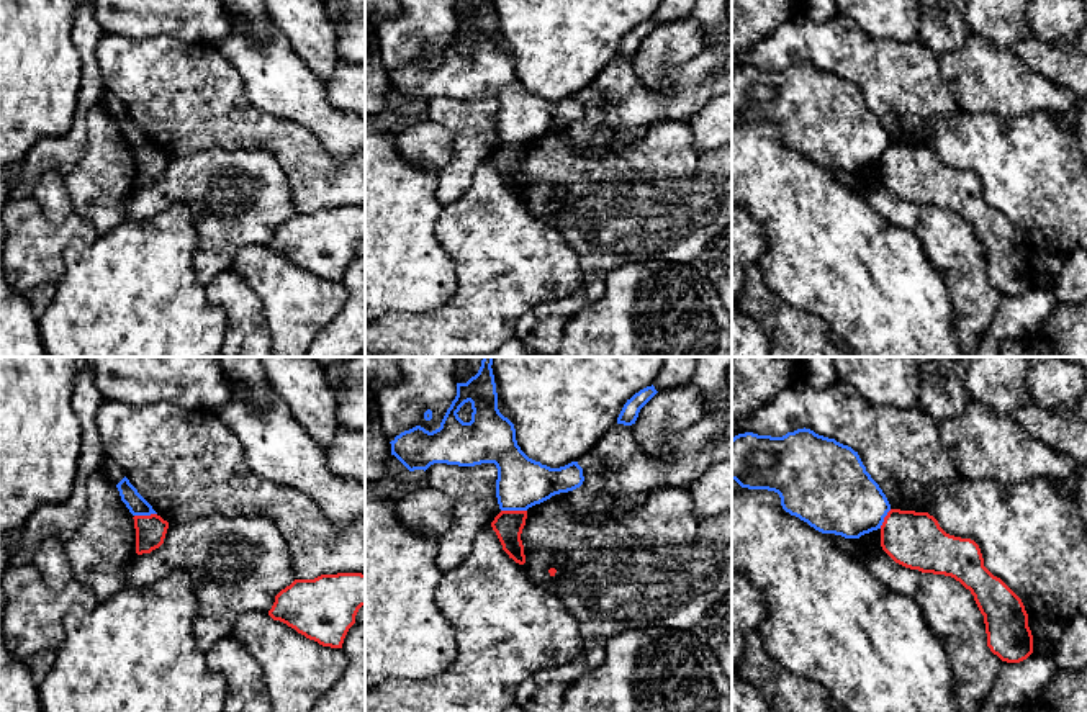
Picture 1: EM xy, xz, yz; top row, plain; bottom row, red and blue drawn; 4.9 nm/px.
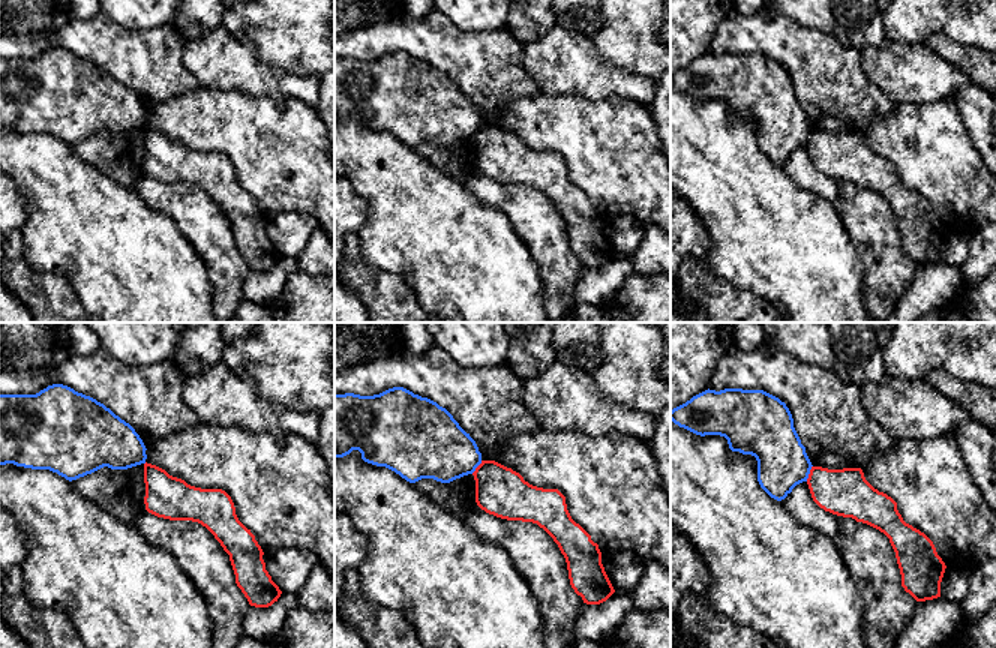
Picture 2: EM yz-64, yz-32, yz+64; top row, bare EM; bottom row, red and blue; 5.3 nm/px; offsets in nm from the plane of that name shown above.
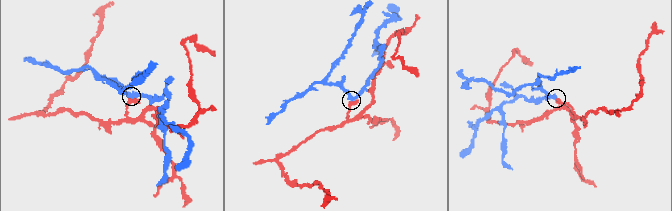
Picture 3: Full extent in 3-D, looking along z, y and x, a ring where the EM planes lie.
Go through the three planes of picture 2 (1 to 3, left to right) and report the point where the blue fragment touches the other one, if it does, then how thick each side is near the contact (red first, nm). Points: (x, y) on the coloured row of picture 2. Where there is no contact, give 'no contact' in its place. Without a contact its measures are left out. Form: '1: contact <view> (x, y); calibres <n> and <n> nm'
1: no contact
2: contact yz-32 (477, 467); calibres 260 and 340 nm
3: contact yz+64 (810, 473); calibres 260 and 280 nm

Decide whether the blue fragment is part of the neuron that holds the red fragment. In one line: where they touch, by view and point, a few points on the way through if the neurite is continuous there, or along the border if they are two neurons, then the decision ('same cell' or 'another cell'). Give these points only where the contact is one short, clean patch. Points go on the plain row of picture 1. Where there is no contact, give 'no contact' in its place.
xz (514, 144) | along xz (501, 143), (526, 144) | another cell

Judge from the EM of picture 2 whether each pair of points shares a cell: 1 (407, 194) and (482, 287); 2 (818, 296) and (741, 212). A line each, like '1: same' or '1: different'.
1: same
2: same

